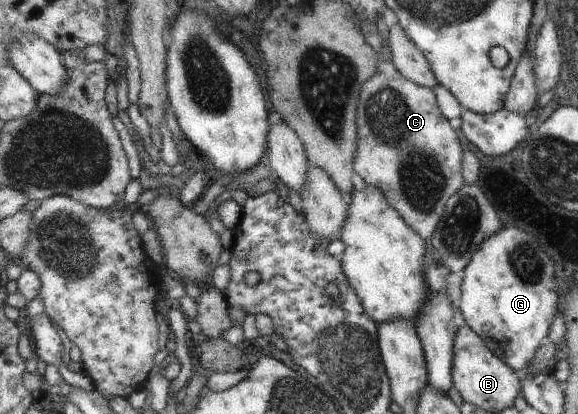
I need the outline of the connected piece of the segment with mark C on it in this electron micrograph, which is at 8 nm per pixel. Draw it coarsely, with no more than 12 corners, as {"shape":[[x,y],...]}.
{"shape":[[380,57],[357,113],[360,182],[432,240],[463,147]]}

